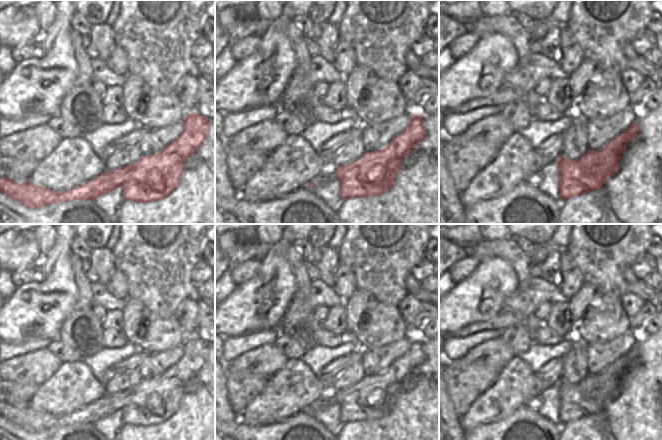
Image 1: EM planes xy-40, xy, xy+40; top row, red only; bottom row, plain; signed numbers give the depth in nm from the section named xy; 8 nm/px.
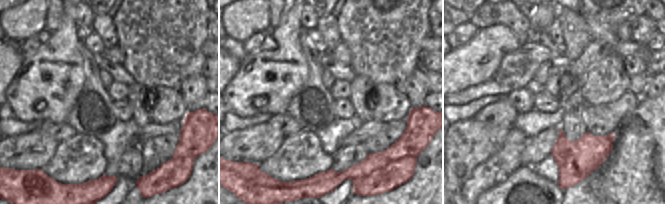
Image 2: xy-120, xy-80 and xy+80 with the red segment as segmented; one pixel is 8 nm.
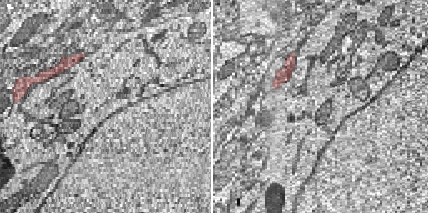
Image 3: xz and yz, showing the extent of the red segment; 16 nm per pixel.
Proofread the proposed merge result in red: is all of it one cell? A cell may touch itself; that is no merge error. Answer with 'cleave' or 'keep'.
cleave

